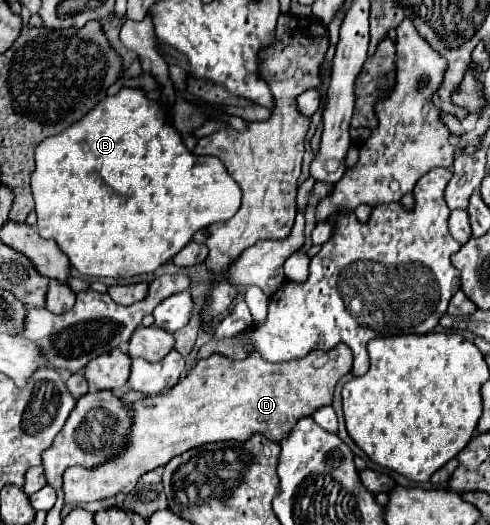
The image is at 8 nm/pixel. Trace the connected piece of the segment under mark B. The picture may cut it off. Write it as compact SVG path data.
M122 86L118 90L118 94L106 96L84 118L70 124L70 128L66 128L64 132L42 140L36 146L36 170L32 172L32 192L34 192L34 200L36 200L36 214L38 214L36 226L38 226L40 236L56 240L58 246L62 248L62 252L70 258L72 266L80 274L84 274L84 276L108 276L108 278L116 278L116 276L128 278L128 276L136 276L136 274L154 272L160 264L172 260L192 240L194 232L198 232L200 228L206 228L210 224L228 220L240 208L240 188L230 178L224 164L216 156L198 156L198 154L190 152L182 142L182 134L172 124L168 108L160 106L158 100L156 102L148 100L146 90L130 88L130 86Z

